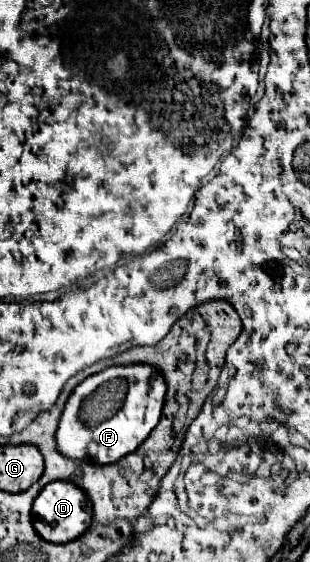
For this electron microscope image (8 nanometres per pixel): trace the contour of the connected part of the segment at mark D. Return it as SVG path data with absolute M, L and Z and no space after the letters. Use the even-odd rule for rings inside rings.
M68 481L48 483L34 499L32 525L36 533L48 543L68 543L72 539L78 539L90 527L90 521L92 521L92 505L84 495L84 491L78 489L74 483Z

